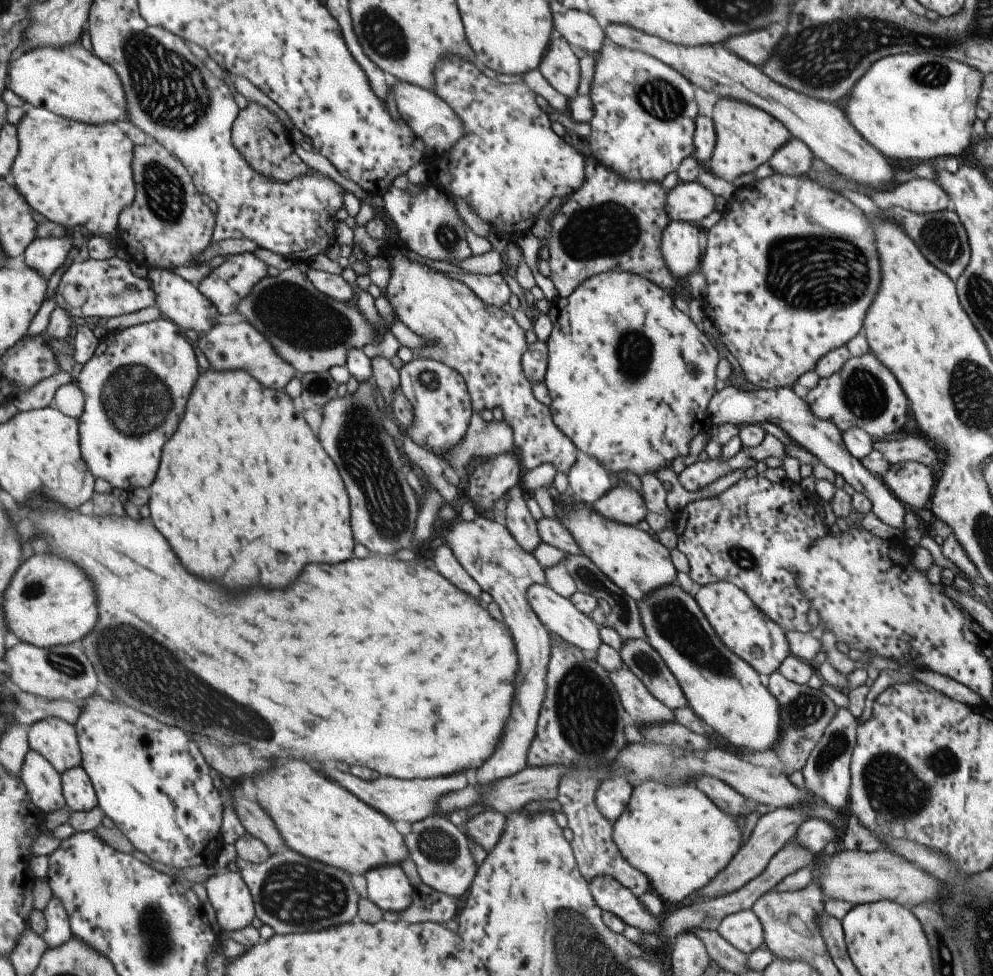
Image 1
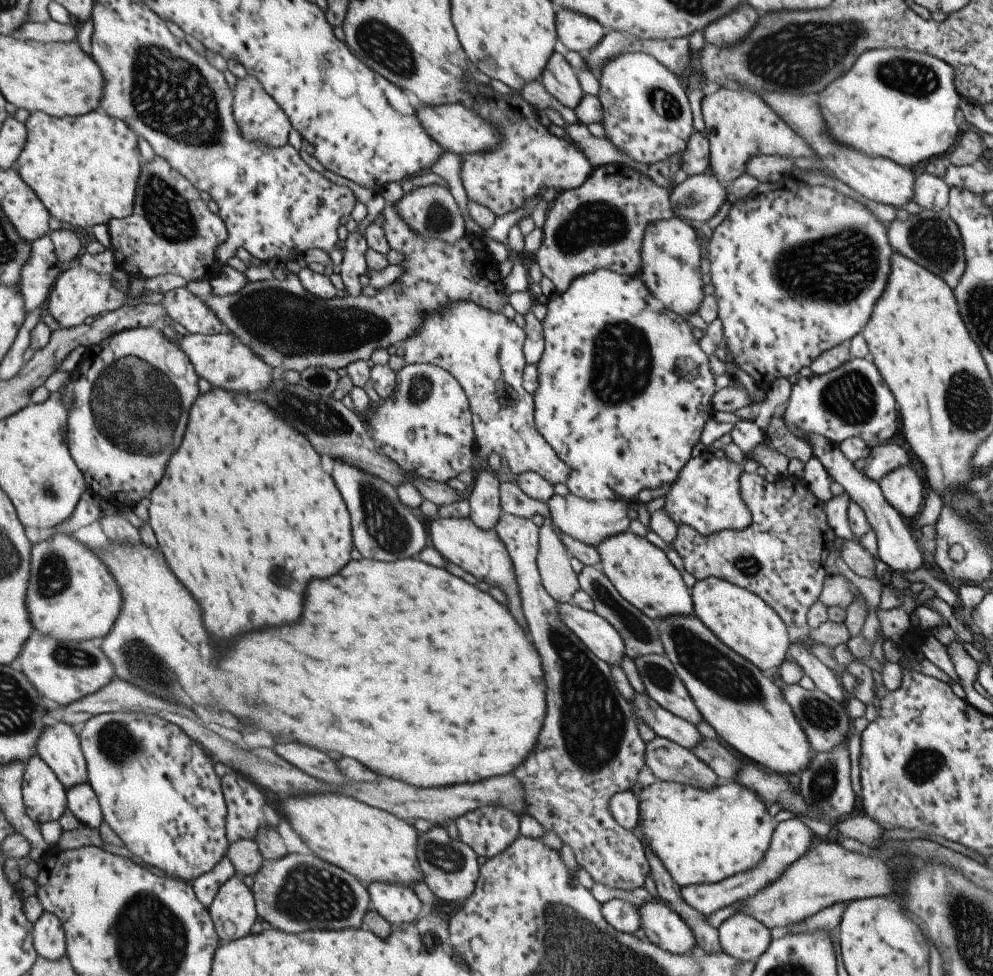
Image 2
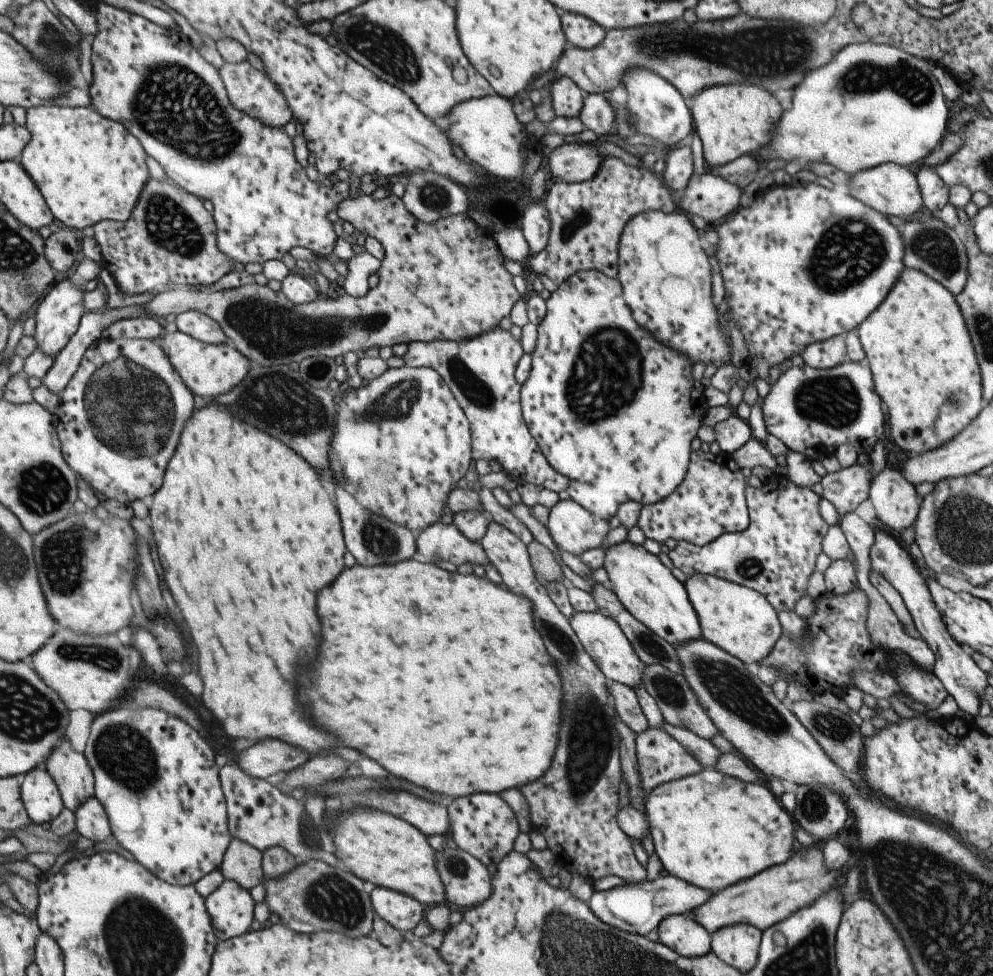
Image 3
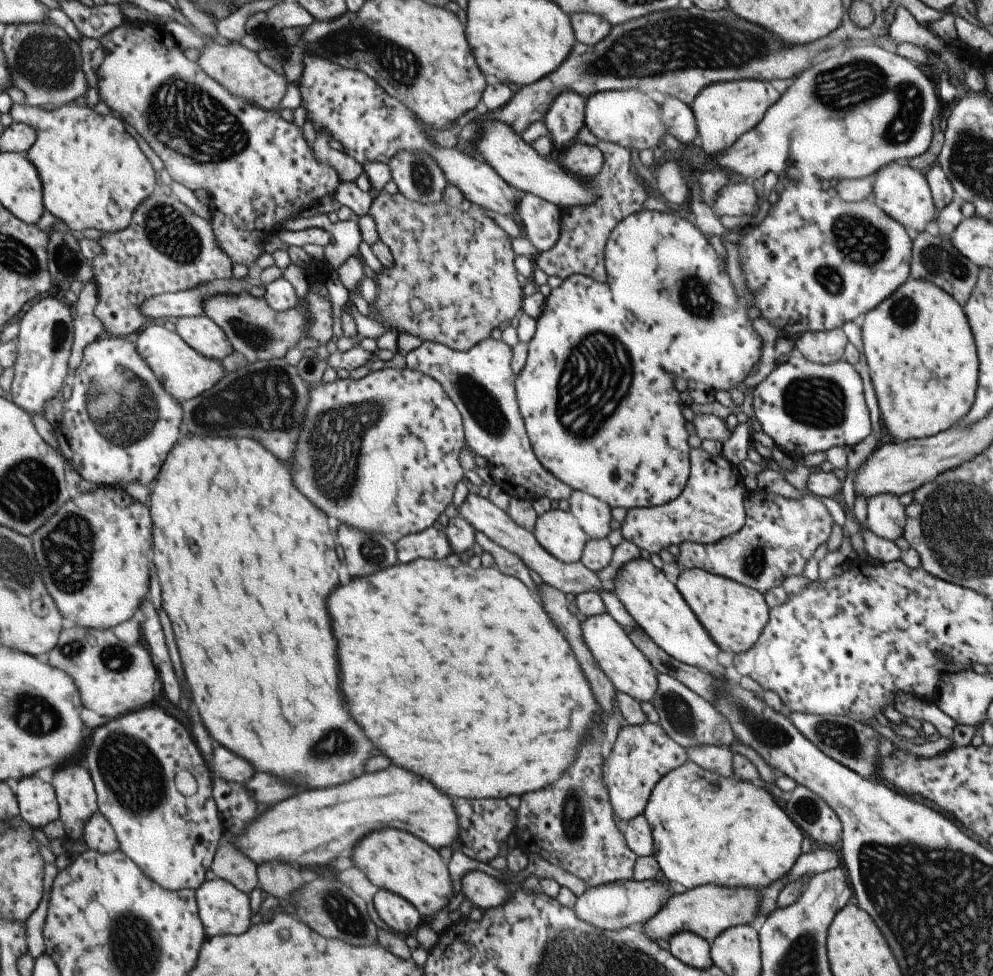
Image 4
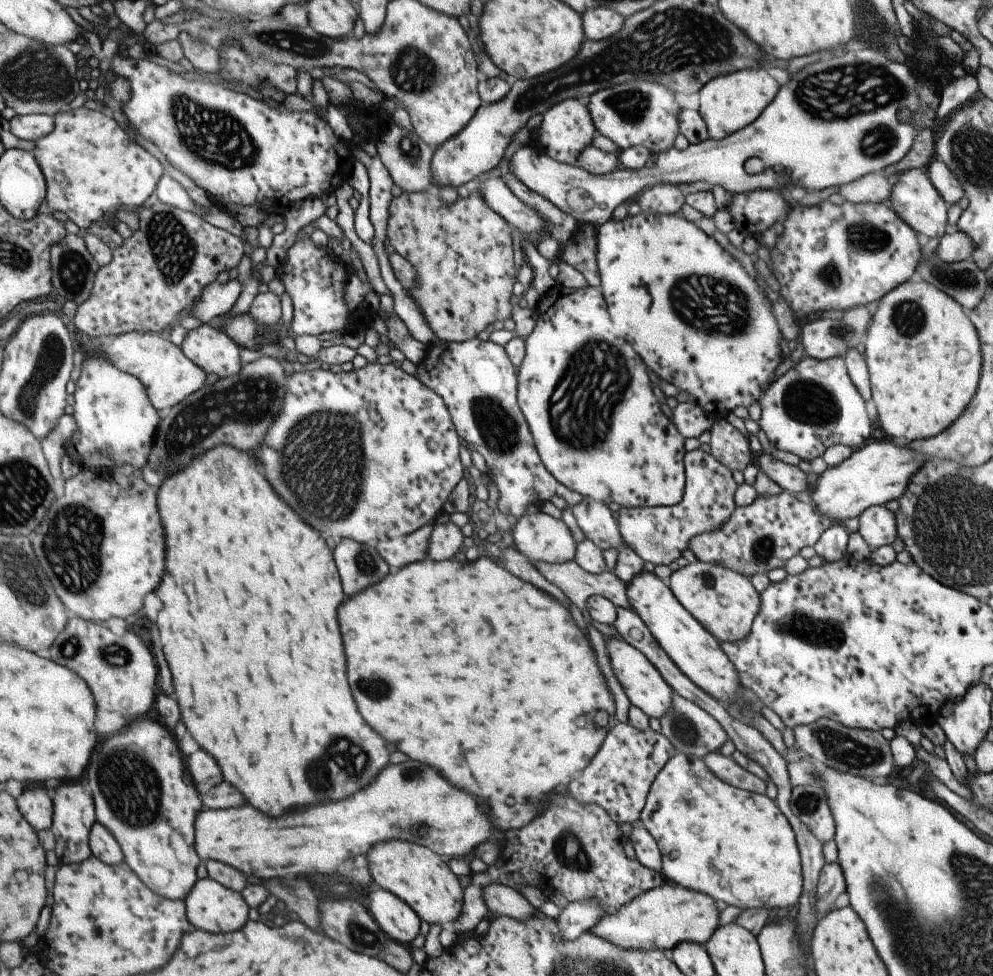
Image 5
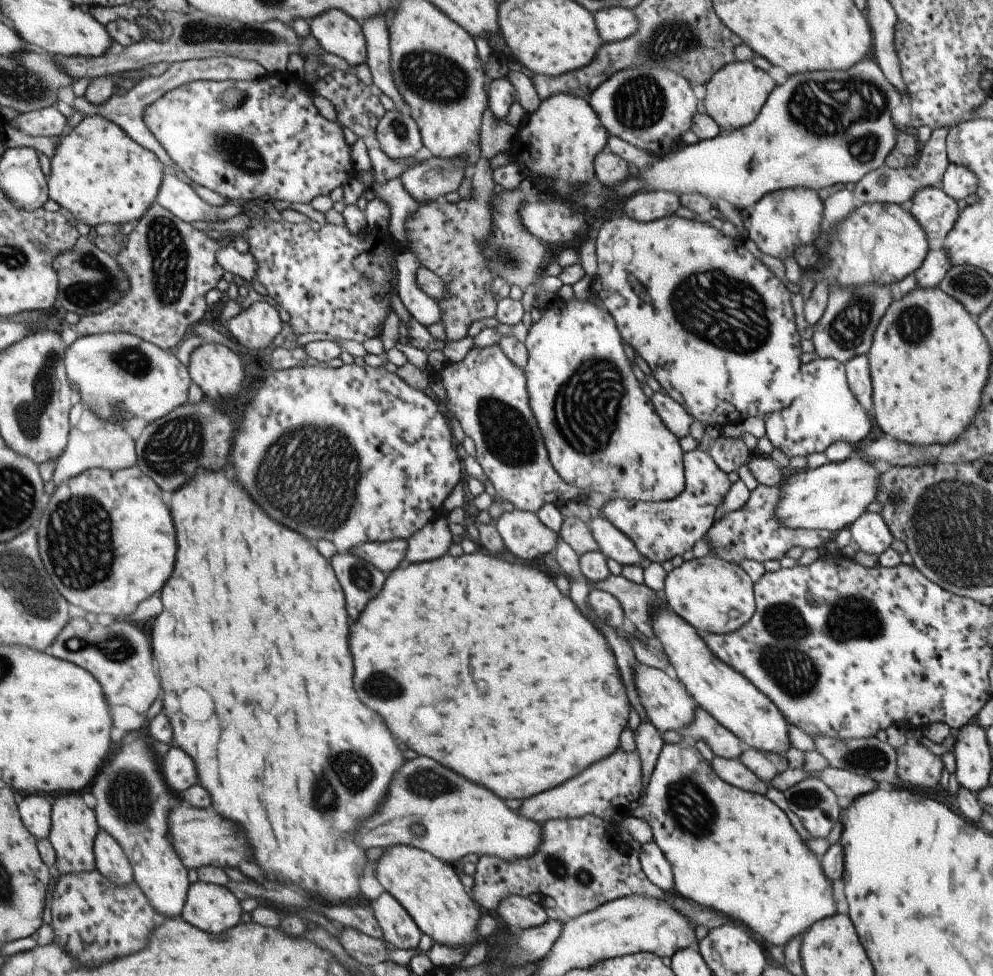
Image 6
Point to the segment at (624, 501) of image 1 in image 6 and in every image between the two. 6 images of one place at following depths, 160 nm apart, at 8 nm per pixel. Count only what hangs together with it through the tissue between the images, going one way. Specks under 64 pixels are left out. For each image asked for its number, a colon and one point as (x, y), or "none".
2: (590, 522)
3: (571, 528)
4: (557, 531)
5: (538, 537)
6: (523, 535)

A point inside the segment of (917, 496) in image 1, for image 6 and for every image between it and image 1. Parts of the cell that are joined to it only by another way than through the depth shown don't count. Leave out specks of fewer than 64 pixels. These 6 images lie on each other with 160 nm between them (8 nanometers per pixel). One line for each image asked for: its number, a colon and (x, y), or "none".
2: (901, 487)
3: (894, 500)
4: (885, 516)
5: (877, 528)
6: (869, 534)

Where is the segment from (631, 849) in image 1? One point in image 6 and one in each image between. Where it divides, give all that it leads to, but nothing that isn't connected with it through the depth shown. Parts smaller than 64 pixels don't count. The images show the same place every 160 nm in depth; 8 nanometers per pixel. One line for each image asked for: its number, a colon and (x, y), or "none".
2: (700, 836)
3: (711, 830)
4: (706, 828)
5: (732, 845)
6: (735, 852)

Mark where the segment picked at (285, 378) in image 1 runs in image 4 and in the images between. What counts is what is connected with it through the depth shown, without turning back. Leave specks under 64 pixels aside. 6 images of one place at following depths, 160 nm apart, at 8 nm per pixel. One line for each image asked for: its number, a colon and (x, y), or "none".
2: (222, 359)
3: (207, 369)
4: (184, 373)

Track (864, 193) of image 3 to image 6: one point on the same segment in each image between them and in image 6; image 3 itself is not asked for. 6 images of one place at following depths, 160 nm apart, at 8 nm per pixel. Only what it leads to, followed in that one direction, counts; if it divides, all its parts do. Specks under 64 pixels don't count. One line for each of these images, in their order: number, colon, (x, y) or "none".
4: (901, 192)
5: (912, 197)
6: (935, 213)

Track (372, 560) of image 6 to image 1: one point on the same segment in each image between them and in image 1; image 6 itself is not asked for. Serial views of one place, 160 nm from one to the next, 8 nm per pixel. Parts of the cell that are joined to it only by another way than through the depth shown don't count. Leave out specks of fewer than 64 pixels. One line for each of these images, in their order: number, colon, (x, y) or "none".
1: (484, 548)
2: (459, 540)
3: (439, 542)
4: (431, 543)
5: (397, 552)

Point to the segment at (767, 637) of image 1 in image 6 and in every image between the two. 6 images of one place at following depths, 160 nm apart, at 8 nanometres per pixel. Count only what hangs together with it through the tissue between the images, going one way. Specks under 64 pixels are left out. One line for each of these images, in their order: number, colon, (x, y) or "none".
2: (742, 621)
3: (739, 621)
4: (733, 615)
5: (724, 602)
6: (714, 596)

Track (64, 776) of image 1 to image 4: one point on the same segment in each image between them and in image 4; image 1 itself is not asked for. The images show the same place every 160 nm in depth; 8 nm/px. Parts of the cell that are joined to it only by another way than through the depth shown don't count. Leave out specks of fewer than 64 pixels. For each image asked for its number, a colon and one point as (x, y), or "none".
2: (80, 799)
3: (90, 820)
4: (97, 834)

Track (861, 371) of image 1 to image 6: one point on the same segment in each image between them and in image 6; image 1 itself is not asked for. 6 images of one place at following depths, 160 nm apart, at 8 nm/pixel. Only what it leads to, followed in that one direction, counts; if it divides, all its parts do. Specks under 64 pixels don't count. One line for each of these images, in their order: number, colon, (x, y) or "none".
2: (852, 400)
3: (811, 411)
4: (805, 407)
5: (812, 406)
6: (824, 411)

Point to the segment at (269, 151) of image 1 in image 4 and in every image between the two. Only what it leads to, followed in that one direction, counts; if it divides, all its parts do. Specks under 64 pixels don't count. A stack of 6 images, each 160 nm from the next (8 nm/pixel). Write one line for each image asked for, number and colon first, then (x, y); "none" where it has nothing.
2: (258, 118)
3: (250, 91)
4: (235, 68)

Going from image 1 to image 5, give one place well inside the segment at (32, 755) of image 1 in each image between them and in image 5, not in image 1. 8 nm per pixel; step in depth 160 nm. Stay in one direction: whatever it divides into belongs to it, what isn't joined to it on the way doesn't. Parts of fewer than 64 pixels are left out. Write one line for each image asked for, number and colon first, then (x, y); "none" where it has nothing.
2: (44, 797)
3: (41, 801)
4: (37, 805)
5: (34, 804)

